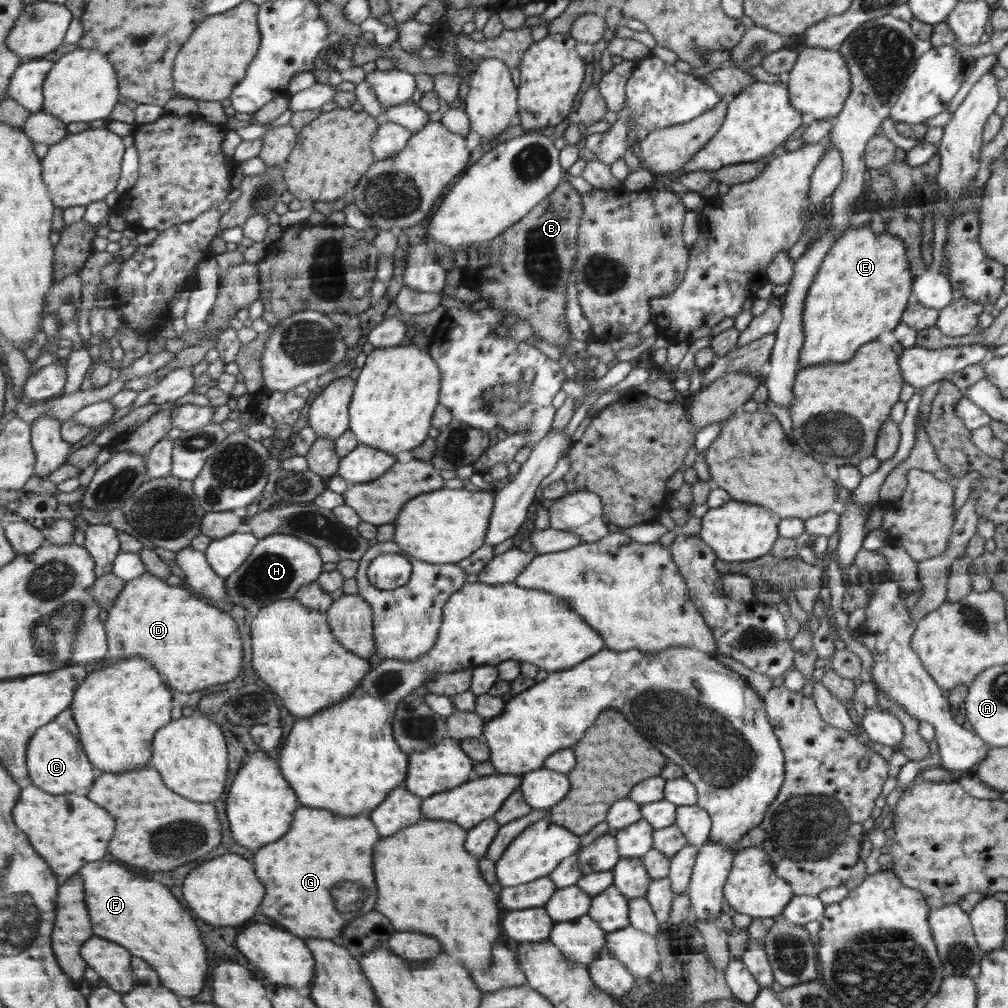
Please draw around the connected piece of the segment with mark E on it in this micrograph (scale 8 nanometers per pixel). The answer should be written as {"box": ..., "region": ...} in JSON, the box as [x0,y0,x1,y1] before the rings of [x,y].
{"box":[797,223,914,370],"region":[[[867,223],[848,228],[834,241],[832,249],[820,263],[804,299],[804,341],[797,363],[800,370],[817,364],[848,362],[864,344],[877,341],[882,332],[892,331],[901,325],[902,312],[906,308],[906,300],[910,298],[910,286],[914,286],[907,252],[902,238],[886,232],[877,236]]]}

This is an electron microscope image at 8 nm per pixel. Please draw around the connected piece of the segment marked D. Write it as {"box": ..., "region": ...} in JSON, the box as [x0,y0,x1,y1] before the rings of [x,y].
{"box":[106,572,244,692],"region":[[[148,572],[140,578],[136,578],[131,581],[127,581],[126,588],[118,597],[116,605],[112,608],[112,611],[107,614],[106,619],[107,629],[110,630],[110,656],[116,658],[116,660],[122,660],[122,658],[134,658],[134,656],[142,656],[142,658],[150,658],[156,662],[158,670],[162,670],[162,674],[168,676],[168,682],[182,690],[182,692],[196,692],[196,690],[202,690],[202,688],[208,688],[208,686],[214,686],[214,684],[220,684],[220,682],[234,682],[240,674],[242,674],[242,662],[244,654],[242,654],[242,632],[240,630],[240,622],[236,622],[236,616],[230,616],[226,612],[222,612],[220,608],[216,606],[210,606],[199,597],[194,596],[194,590],[188,589],[184,585],[172,586],[168,584],[166,580],[162,580],[161,577],[153,575]]]}

